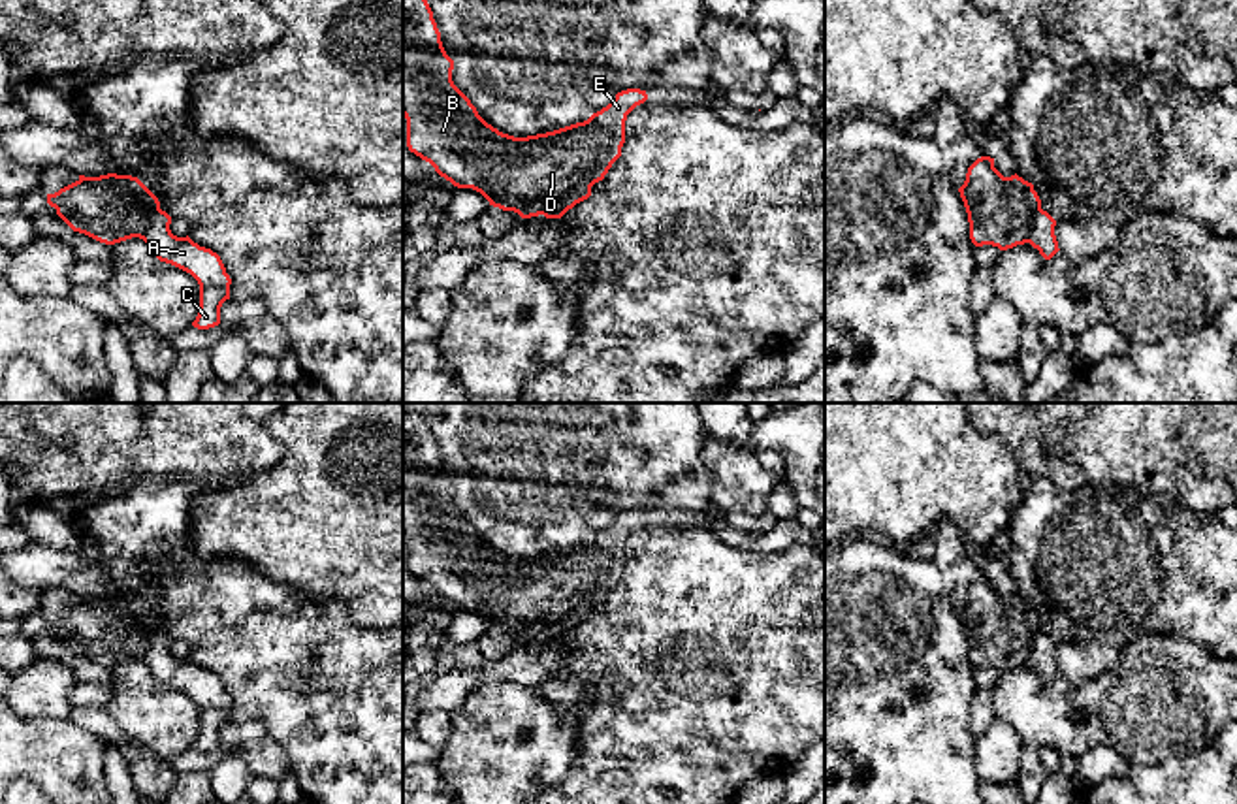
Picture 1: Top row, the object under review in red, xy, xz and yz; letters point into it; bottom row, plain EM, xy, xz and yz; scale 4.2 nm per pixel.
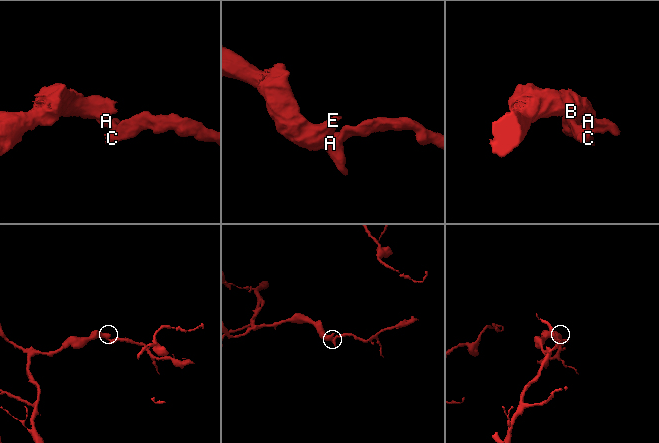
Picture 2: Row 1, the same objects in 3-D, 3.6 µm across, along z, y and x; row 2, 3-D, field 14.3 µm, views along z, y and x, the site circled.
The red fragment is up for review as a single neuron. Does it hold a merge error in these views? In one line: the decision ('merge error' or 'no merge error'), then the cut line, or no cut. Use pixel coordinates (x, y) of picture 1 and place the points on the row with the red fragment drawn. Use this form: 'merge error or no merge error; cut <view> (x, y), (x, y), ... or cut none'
merge error; cut xz (590, 185), (569, 192), (543, 213)

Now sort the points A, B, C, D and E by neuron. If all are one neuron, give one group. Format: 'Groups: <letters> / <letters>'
Groups: A C / B D E

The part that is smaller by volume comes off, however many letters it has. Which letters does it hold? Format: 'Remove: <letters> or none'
Remove: A, C

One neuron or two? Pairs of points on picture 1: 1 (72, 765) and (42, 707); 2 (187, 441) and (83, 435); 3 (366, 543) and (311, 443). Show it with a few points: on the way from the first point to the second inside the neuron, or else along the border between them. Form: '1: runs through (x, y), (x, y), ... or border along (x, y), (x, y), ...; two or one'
1: border along (19, 714), (27, 720), (66, 718); two
2: runs through (160, 441), (110, 435); one
3: runs through (364, 518), (322, 477), (321, 467); one

